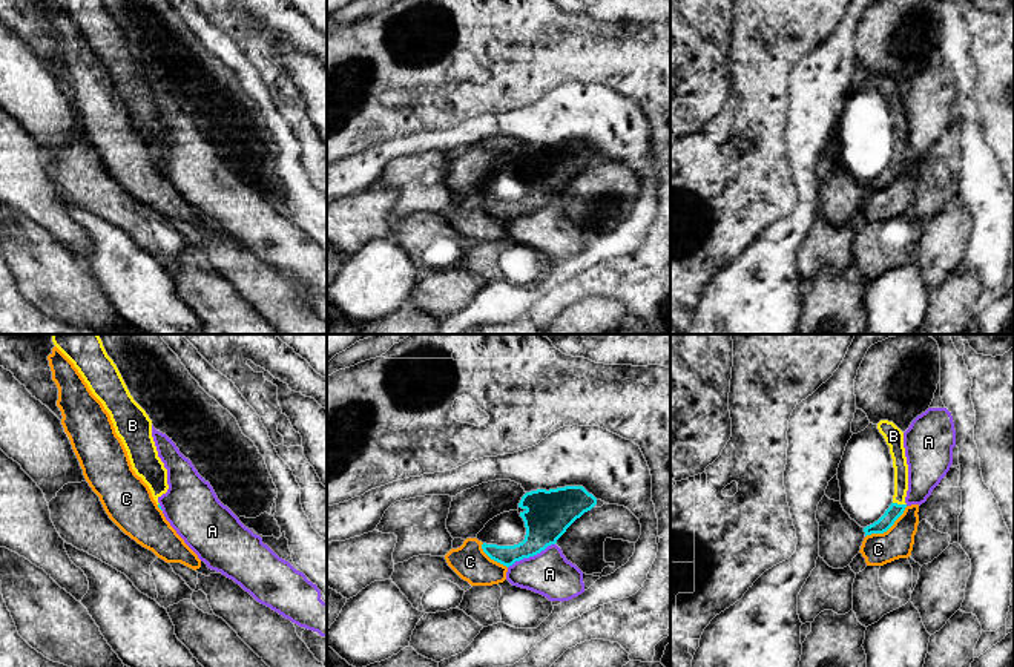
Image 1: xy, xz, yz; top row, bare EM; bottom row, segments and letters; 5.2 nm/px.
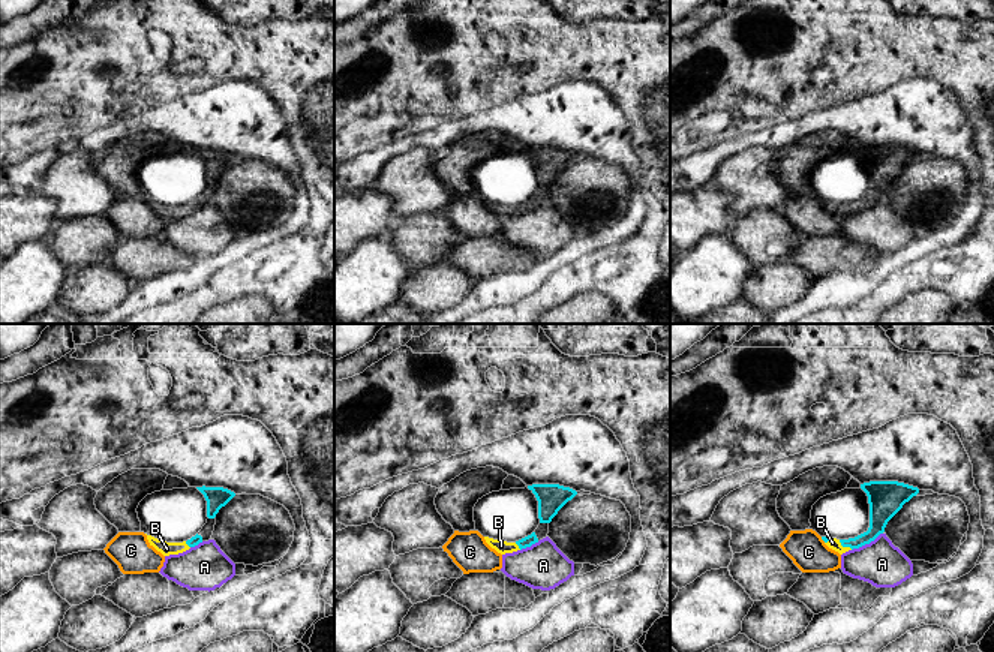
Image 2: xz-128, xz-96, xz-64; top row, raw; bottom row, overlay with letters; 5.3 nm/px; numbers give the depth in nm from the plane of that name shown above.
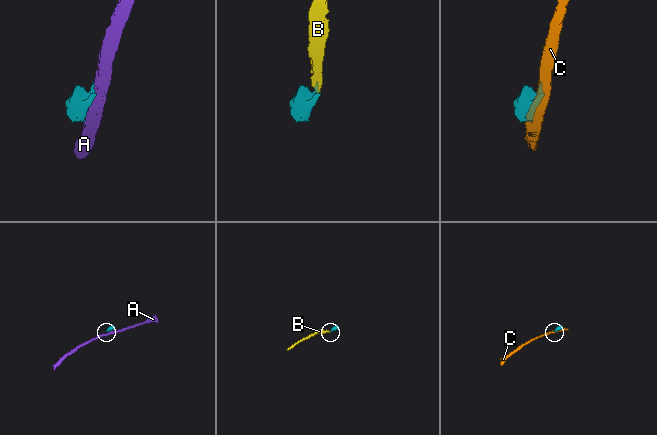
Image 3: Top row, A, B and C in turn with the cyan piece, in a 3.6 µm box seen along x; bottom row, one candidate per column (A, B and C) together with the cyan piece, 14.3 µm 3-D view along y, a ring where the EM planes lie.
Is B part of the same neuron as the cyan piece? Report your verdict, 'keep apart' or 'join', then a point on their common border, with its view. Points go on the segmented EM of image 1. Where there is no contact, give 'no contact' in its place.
join | yz (899, 505)

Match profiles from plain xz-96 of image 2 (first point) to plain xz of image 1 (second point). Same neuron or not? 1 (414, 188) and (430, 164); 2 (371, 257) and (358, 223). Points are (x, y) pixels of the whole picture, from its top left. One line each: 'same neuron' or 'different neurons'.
1: same neuron
2: different neurons

